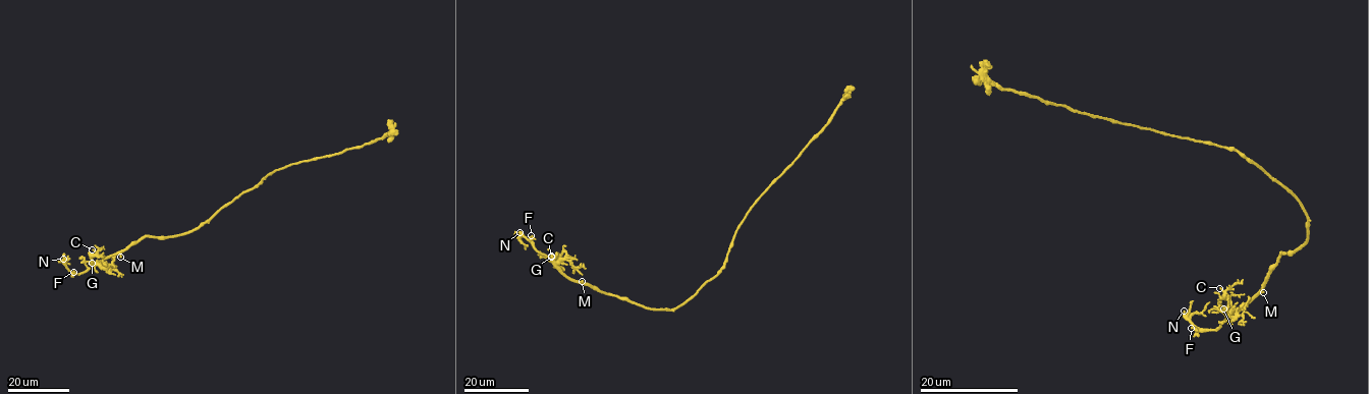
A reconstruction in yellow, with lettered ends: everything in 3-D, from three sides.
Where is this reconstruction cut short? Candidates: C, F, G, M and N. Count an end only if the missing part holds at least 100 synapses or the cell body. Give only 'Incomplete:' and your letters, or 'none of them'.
Incomplete: N

